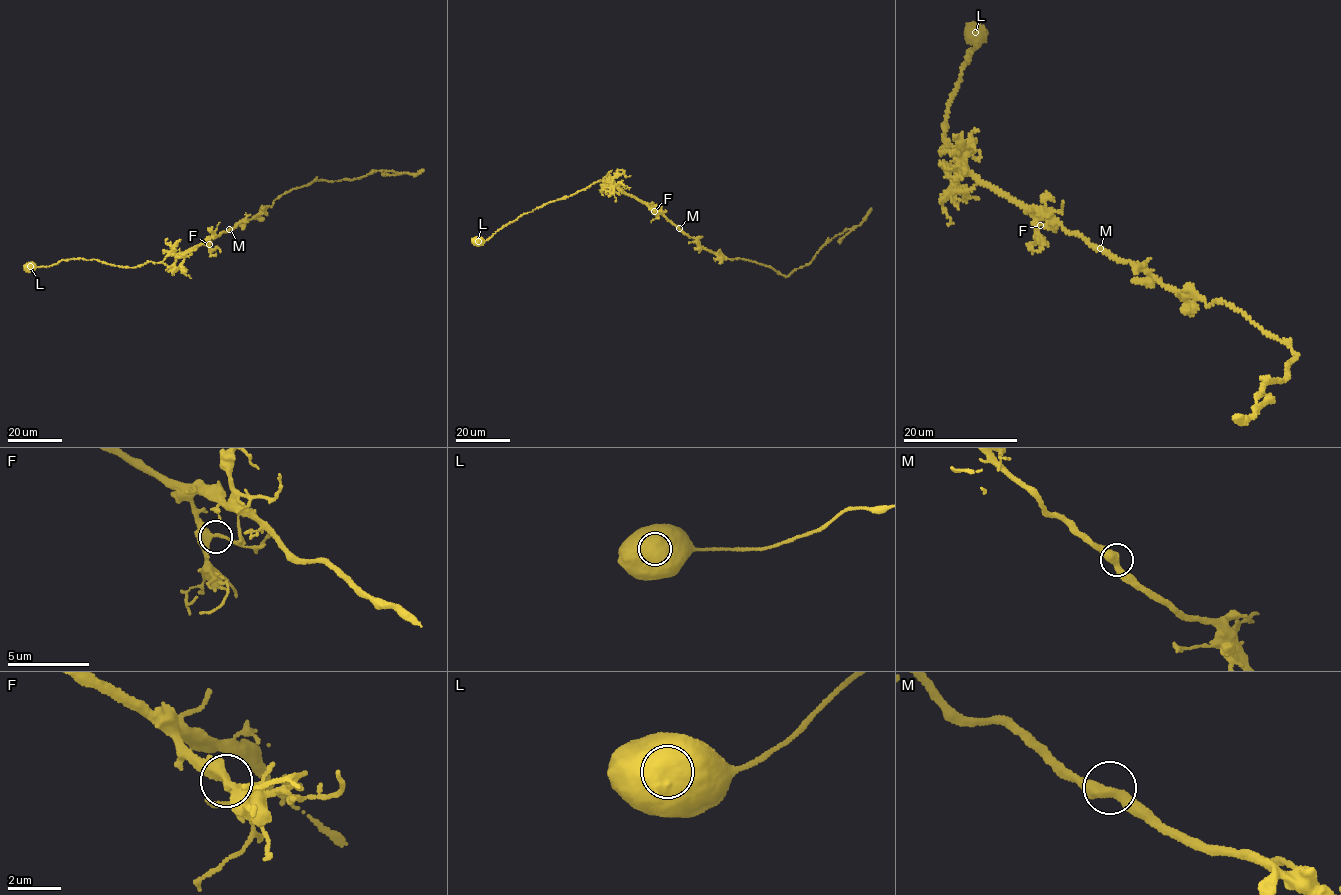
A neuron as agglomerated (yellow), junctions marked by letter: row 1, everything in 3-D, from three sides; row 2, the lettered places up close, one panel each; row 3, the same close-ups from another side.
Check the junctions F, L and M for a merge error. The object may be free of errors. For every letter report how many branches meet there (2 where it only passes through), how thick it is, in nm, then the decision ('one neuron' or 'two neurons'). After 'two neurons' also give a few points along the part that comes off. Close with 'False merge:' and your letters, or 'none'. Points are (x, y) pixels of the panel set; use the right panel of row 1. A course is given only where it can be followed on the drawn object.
F: branches 2; calibre 340 nm; one neuron
L: branches 2; calibre 950 nm; one neuron
M: branches 2; calibre 440 nm; one neuron
False merge: none

